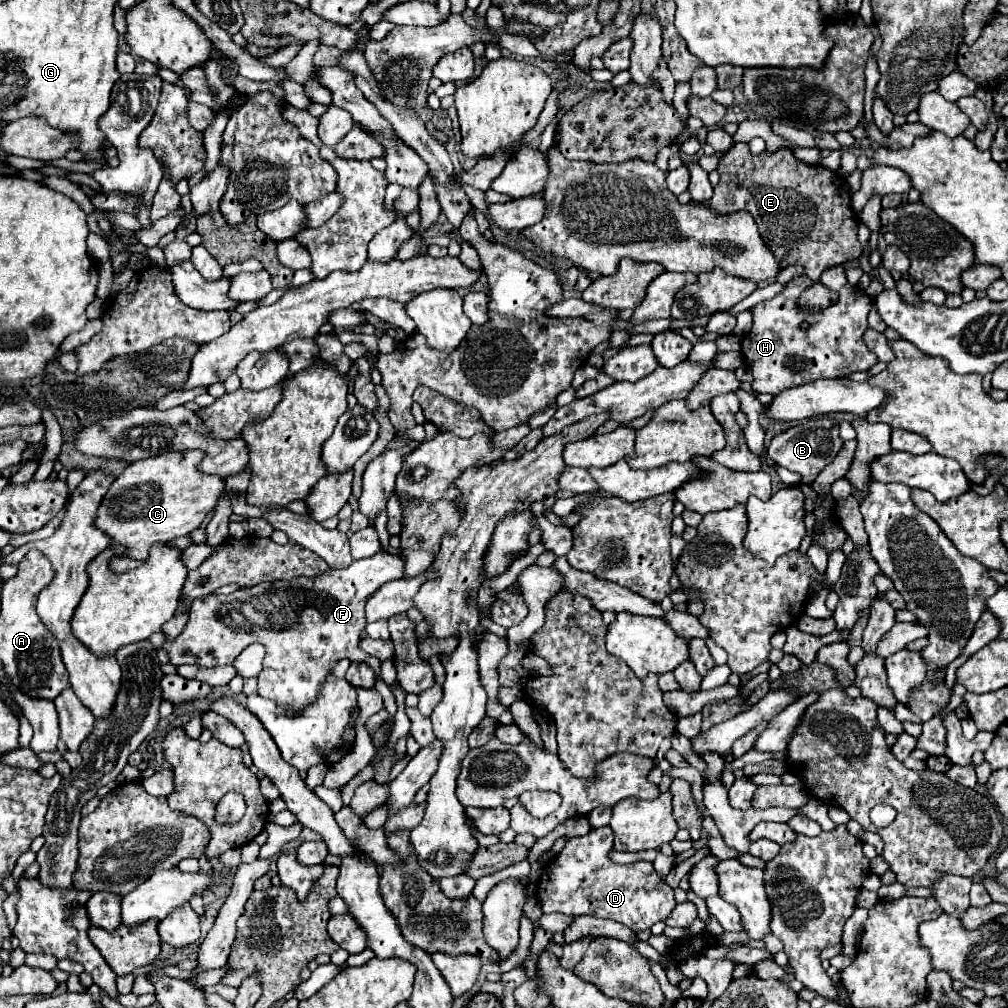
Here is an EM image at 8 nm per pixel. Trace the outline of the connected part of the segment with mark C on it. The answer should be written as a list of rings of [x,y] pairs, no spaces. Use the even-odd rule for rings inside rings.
[[[203,451],[161,453],[135,461],[109,487],[97,511],[97,527],[113,537],[115,545],[125,545],[129,559],[147,559],[149,549],[157,541],[173,541],[199,529],[209,511],[215,509],[225,479],[199,471]]]

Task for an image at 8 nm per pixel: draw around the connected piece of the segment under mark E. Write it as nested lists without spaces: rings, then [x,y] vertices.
[[[745,143],[733,145],[723,157],[717,167],[721,173],[719,185],[715,187],[715,193],[709,201],[709,205],[717,213],[735,213],[739,209],[745,209],[753,215],[755,223],[759,225],[761,237],[765,243],[773,249],[775,257],[779,257],[781,265],[793,265],[801,263],[805,267],[805,275],[811,277],[813,281],[819,281],[821,273],[829,267],[843,265],[845,261],[859,259],[863,253],[863,247],[857,239],[857,217],[851,209],[851,193],[847,187],[847,181],[837,175],[835,171],[829,171],[821,165],[807,165],[791,151],[777,151],[773,155],[761,153],[761,155],[751,155],[749,147]]]

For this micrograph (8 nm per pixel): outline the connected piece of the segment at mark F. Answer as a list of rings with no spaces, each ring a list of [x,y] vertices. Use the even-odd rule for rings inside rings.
[[[379,551],[375,553],[375,557],[367,557],[367,559],[359,559],[359,561],[353,561],[351,567],[347,569],[329,569],[325,571],[321,577],[295,577],[295,579],[287,579],[287,581],[273,581],[273,583],[263,583],[263,585],[255,585],[251,589],[241,589],[241,591],[235,591],[231,595],[207,595],[207,597],[201,597],[201,599],[195,599],[193,605],[191,605],[191,613],[189,613],[189,621],[183,629],[183,633],[175,639],[175,641],[165,641],[165,649],[169,653],[169,659],[173,665],[183,665],[183,663],[191,663],[191,665],[201,665],[201,667],[219,667],[219,665],[229,665],[233,663],[233,659],[251,643],[263,643],[267,653],[265,653],[265,659],[263,659],[263,671],[259,673],[257,679],[257,693],[261,697],[267,697],[267,699],[273,699],[273,701],[279,701],[283,705],[291,705],[295,709],[299,709],[299,705],[309,705],[313,699],[315,699],[315,693],[319,691],[319,681],[323,681],[323,669],[327,669],[327,665],[331,665],[331,661],[341,661],[341,659],[351,659],[351,661],[359,661],[359,663],[365,663],[373,669],[375,673],[375,679],[379,679],[381,675],[381,661],[377,661],[375,657],[367,655],[361,647],[359,647],[359,641],[363,639],[363,631],[365,631],[365,625],[367,625],[367,619],[365,619],[365,599],[371,597],[381,585],[385,585],[387,581],[391,579],[401,579],[405,575],[405,559],[401,555],[389,555],[385,551]]]

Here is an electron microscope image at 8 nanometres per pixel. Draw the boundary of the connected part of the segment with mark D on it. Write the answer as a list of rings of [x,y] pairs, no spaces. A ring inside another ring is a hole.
[[[609,827],[593,829],[583,837],[569,839],[557,859],[543,867],[537,881],[537,897],[543,913],[557,911],[577,917],[581,911],[581,915],[619,921],[635,933],[651,929],[657,921],[665,921],[671,909],[677,905],[673,889],[655,873],[649,861],[637,861],[631,865],[613,863],[607,857],[611,849]]]

